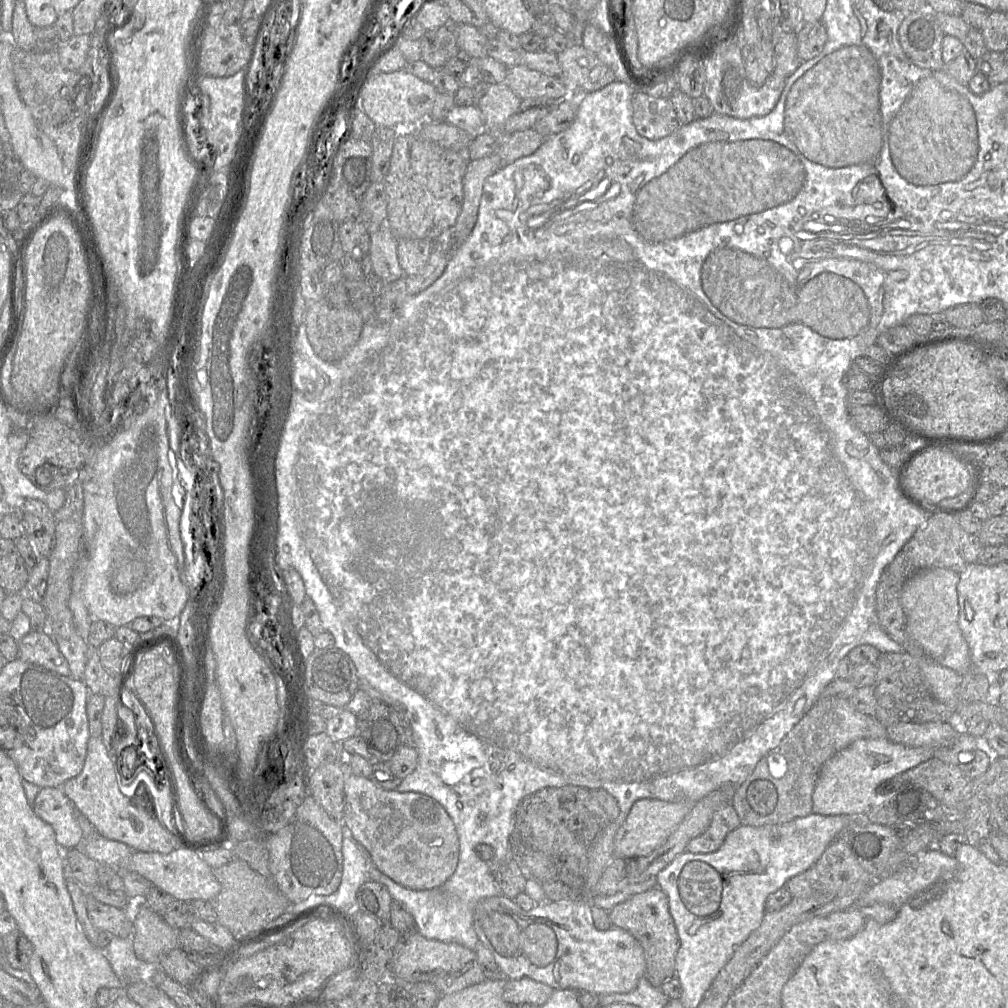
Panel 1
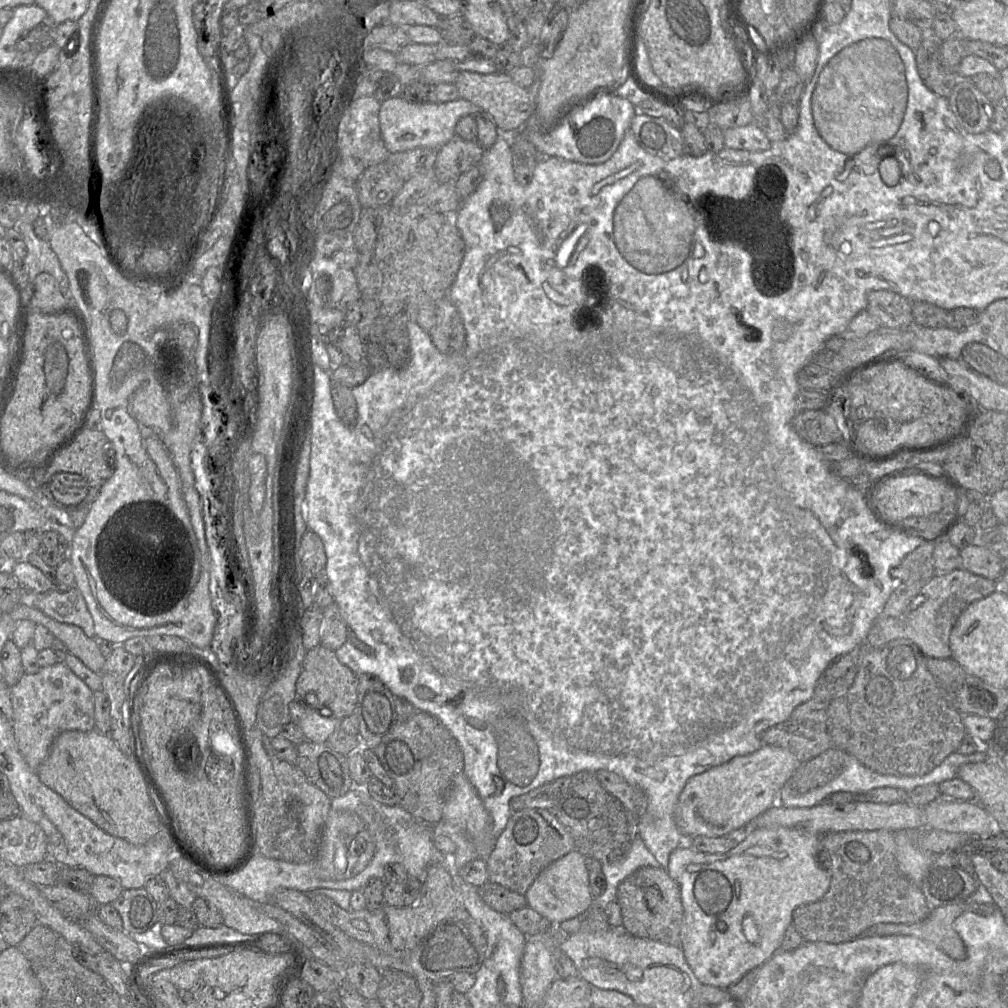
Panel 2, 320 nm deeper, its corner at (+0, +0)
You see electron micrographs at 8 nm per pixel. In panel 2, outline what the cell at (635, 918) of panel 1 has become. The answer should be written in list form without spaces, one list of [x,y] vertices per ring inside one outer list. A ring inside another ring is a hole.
[[[641,867],[620,883],[617,890],[622,926],[631,935],[680,946],[683,925],[683,905],[678,884],[666,868]]]

